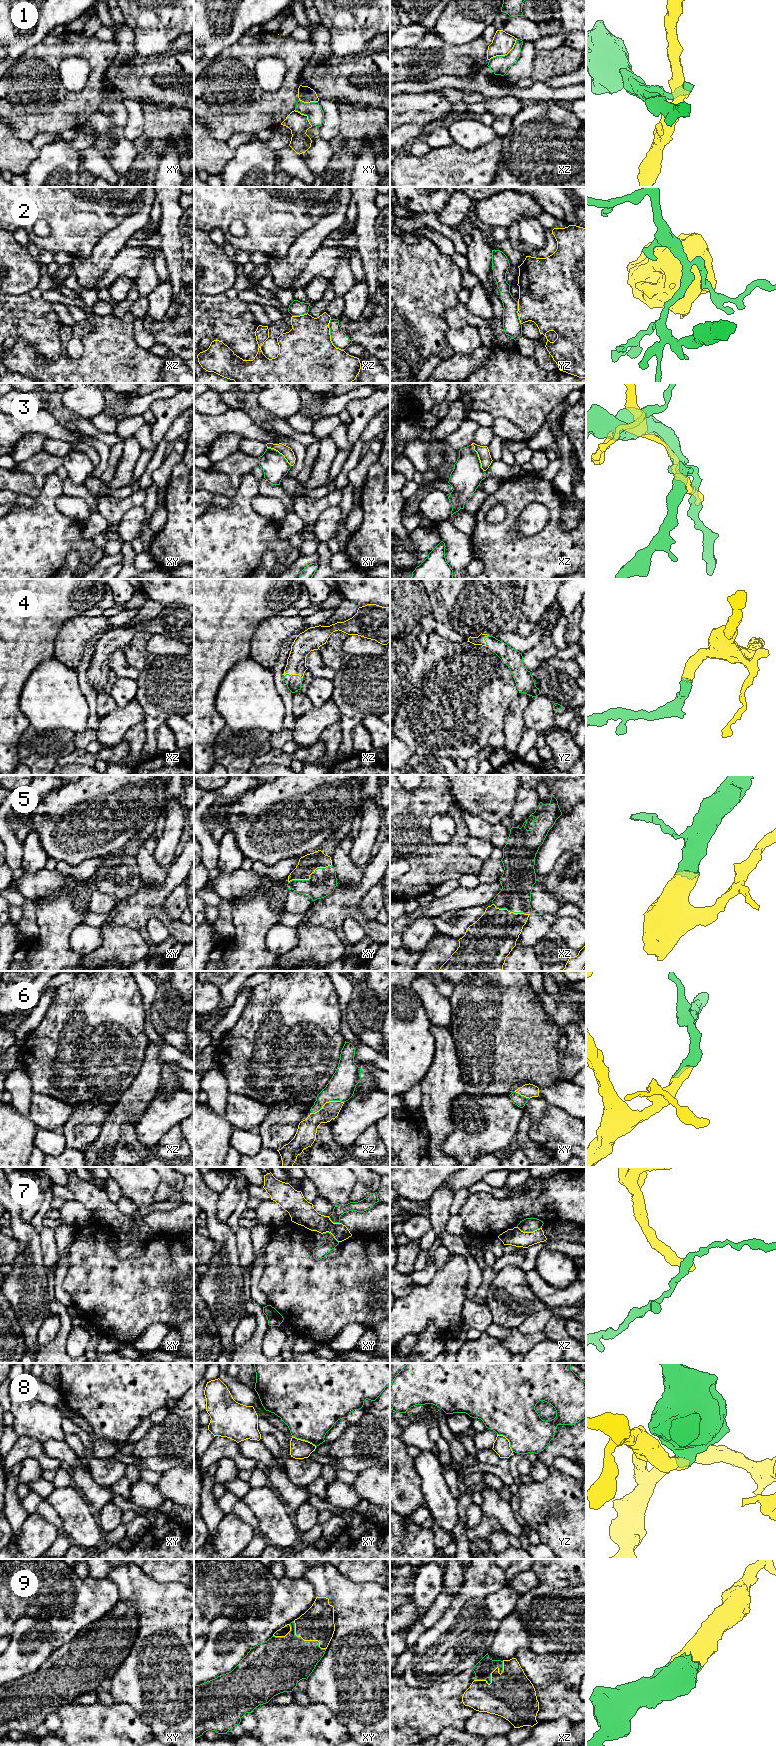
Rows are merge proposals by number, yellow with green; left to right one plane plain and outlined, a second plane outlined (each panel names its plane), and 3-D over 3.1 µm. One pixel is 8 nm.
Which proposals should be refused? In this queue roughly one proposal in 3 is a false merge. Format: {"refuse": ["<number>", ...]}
{"refuse": ["1", "2", "3", "7", "8"]}

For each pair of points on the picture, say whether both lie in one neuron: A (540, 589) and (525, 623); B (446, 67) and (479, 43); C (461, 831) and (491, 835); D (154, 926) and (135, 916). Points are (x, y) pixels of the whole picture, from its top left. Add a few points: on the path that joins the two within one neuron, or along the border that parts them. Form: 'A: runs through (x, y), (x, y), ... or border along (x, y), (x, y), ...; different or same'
A: runs through (538, 597), (529, 615); same
B: runs through (454, 60), (460, 60), (471, 51); same
C: border along (461, 810), (469, 834); different
D: border along (145, 926), (151, 918), (157, 918), (169, 932); different

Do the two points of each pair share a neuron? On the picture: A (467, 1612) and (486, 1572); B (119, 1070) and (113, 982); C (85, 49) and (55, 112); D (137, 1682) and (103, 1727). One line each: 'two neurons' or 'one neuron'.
A: one neuron
B: one neuron
C: one neuron
D: two neurons

